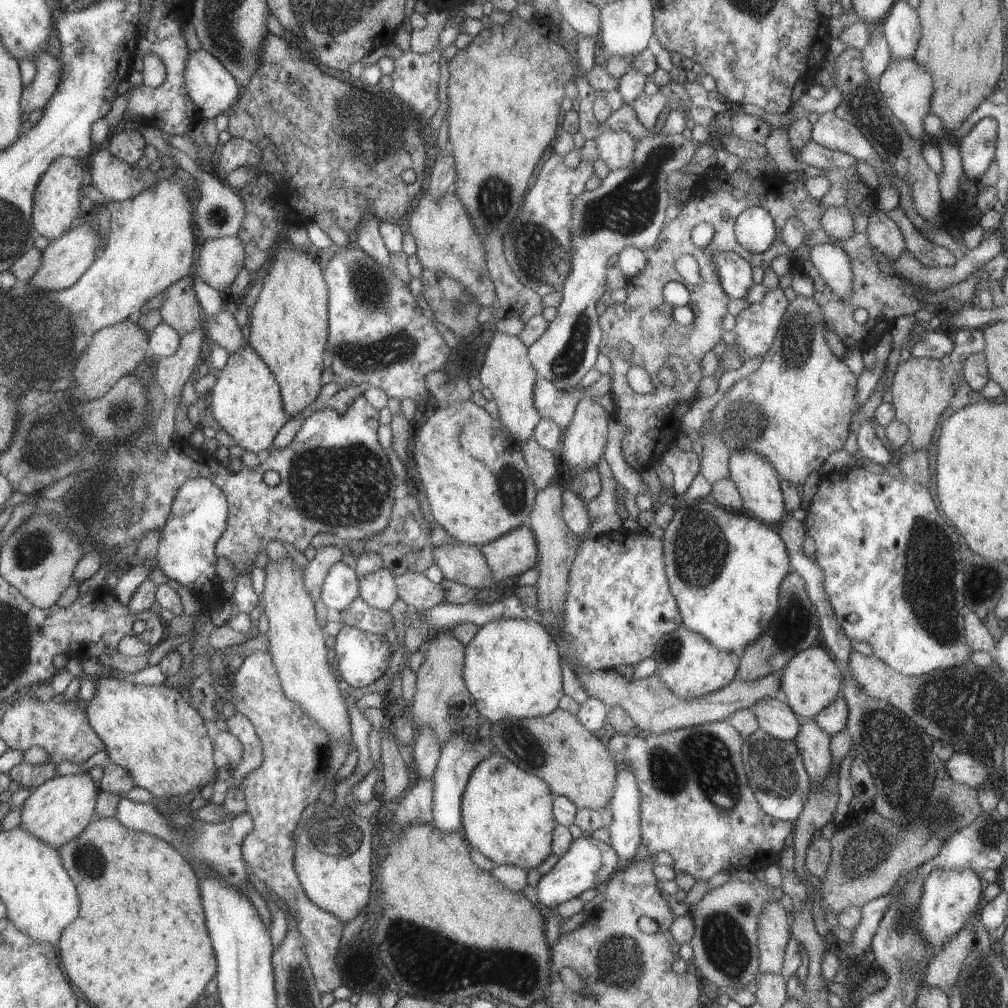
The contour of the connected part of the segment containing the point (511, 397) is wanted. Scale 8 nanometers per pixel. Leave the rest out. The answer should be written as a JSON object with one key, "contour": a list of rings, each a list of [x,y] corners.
{"contour":[[[497,331],[493,334],[493,338],[487,344],[483,366],[477,378],[493,395],[492,400],[495,401],[499,410],[498,419],[508,429],[514,440],[518,443],[529,440],[533,436],[533,428],[541,420],[541,416],[533,406],[533,388],[537,377],[527,358],[527,348],[518,336],[509,336]]]}

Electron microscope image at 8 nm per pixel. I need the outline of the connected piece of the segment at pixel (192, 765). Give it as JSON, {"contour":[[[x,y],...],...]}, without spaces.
{"contour":[[[112,674],[111,676],[107,676],[107,678],[103,678],[101,676],[97,676],[97,680],[95,680],[95,694],[93,694],[93,698],[91,700],[87,700],[85,702],[85,716],[87,716],[87,722],[91,724],[91,728],[93,728],[93,732],[97,734],[97,737],[101,742],[103,742],[105,751],[107,756],[109,757],[109,762],[127,770],[131,779],[133,780],[134,786],[139,788],[143,788],[147,790],[147,792],[153,795],[153,798],[159,800],[165,800],[175,797],[184,798],[185,794],[190,791],[198,790],[200,792],[202,788],[206,785],[213,784],[216,780],[217,776],[217,767],[213,762],[213,745],[212,741],[209,739],[207,735],[206,728],[203,725],[203,719],[199,716],[199,711],[193,710],[191,706],[189,706],[188,702],[185,702],[183,698],[180,696],[180,689],[170,687],[168,684],[163,683],[159,685],[145,686],[145,684],[131,684],[129,682],[125,682],[123,678],[119,678],[120,675]]]}

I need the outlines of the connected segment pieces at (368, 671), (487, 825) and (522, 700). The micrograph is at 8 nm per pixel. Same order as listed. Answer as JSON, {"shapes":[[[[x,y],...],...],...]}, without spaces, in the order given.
{"shapes":[[[[341,625],[337,636],[335,636],[335,660],[337,666],[334,671],[339,680],[344,680],[353,689],[360,689],[379,680],[386,672],[391,653],[389,642],[383,636],[367,633],[351,626]]],[[[494,751],[471,770],[461,801],[463,839],[495,864],[517,866],[528,871],[551,853],[552,833],[556,826],[552,814],[554,795],[547,784],[524,772]]],[[[499,618],[478,628],[471,642],[464,647],[462,678],[475,702],[478,716],[486,723],[507,718],[536,718],[554,712],[558,708],[559,699],[564,695],[560,660],[555,641],[537,622],[529,618]]]]}

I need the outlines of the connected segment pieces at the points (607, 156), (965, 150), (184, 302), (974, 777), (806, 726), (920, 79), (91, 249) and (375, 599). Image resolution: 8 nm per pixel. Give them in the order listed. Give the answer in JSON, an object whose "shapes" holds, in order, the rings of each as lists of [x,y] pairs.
{"shapes":[[[[598,126],[594,142],[597,145],[599,159],[610,169],[625,168],[633,161],[633,148],[635,139],[629,134],[605,130]]],[[[982,118],[967,132],[965,138],[954,143],[961,156],[961,164],[965,178],[974,183],[981,179],[994,159],[997,138],[997,122],[995,118]]],[[[191,276],[179,278],[177,282],[165,288],[159,312],[162,323],[171,326],[181,337],[199,328],[204,315],[194,292]]],[[[954,753],[944,763],[944,767],[955,784],[977,789],[987,785],[990,781],[987,768],[983,768],[980,762],[977,762],[975,758],[971,758],[971,754]]],[[[797,717],[799,730],[793,738],[799,750],[805,773],[813,782],[823,782],[831,770],[832,757],[829,751],[829,737],[813,719]]],[[[912,58],[891,60],[887,64],[886,70],[883,70],[881,78],[878,78],[878,90],[885,106],[905,128],[907,136],[911,140],[917,141],[921,146],[925,144],[923,138],[925,138],[926,133],[923,130],[922,120],[929,113],[929,100],[931,100],[931,92],[933,92],[929,72],[925,68],[919,68],[919,64]]],[[[85,216],[78,219],[60,238],[53,240],[47,244],[45,250],[41,252],[41,264],[37,271],[31,276],[28,281],[31,288],[47,292],[47,290],[63,290],[70,288],[83,272],[91,266],[97,258],[95,250],[99,248],[101,240],[97,236],[97,232],[93,230],[93,222],[89,222]]],[[[381,568],[373,574],[358,576],[359,597],[371,608],[389,611],[399,598],[395,590],[395,578],[387,568]]]]}

